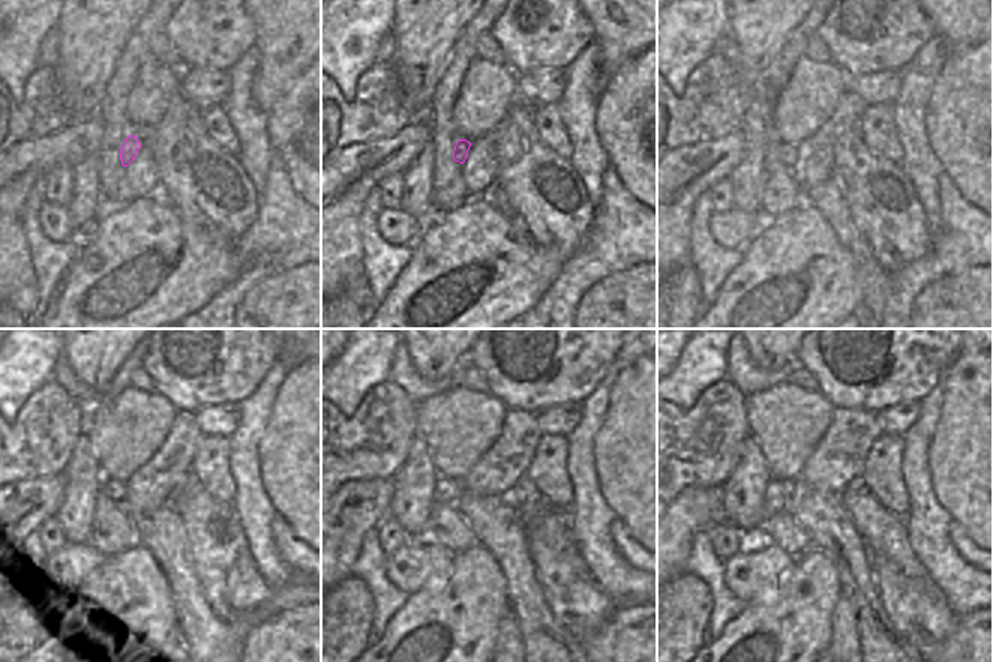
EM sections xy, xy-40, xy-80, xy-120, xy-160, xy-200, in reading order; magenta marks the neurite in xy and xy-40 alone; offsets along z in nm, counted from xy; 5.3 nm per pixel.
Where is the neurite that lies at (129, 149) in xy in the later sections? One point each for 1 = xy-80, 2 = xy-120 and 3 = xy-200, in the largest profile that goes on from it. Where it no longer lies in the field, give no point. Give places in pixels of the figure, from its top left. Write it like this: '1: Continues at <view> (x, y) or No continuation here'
1: Continues at xy-80 (788, 153)
2: Continues at xy-120 (114, 490)
3: Continues at xy-200 (777, 491)

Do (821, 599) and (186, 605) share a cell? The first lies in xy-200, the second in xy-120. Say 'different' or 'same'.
different

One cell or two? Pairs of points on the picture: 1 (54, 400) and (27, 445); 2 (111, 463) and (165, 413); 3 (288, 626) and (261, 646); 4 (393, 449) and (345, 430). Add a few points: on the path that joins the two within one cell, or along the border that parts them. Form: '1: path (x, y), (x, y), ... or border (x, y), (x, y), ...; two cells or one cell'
1: path (50, 410), (50, 422), (38, 434); one cell
2: path (125, 449), (152, 422); one cell
3: path (282, 632), (267, 646); one cell
4: path (381, 448), (357, 442); one cell

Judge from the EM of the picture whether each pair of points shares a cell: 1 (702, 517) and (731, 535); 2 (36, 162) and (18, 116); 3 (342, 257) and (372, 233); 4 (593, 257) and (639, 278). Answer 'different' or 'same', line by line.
1: different
2: different
3: different
4: different

